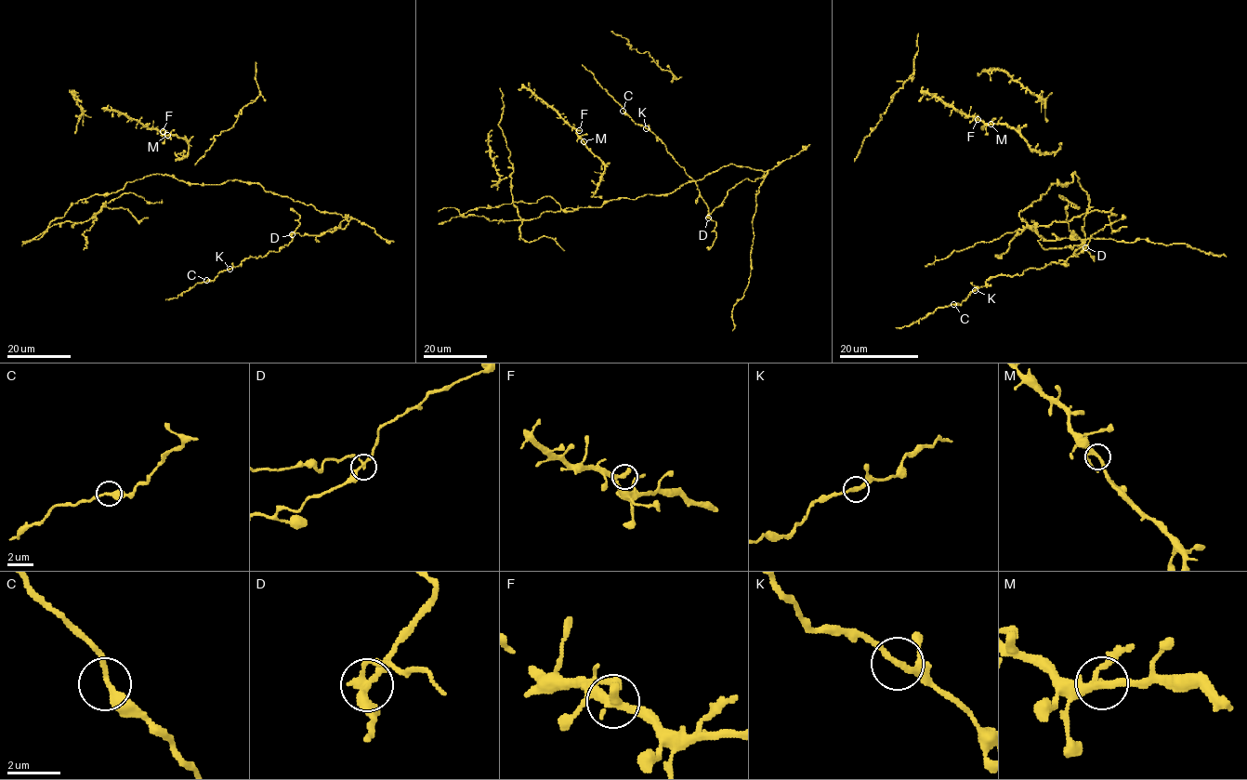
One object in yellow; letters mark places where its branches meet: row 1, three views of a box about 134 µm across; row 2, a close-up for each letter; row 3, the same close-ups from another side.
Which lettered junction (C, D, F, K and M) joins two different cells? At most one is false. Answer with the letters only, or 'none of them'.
D

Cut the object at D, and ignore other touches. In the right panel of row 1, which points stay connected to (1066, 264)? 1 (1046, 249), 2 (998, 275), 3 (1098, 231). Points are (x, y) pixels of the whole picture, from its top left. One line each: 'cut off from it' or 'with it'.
1: cut off from it
2: with it
3: with it

